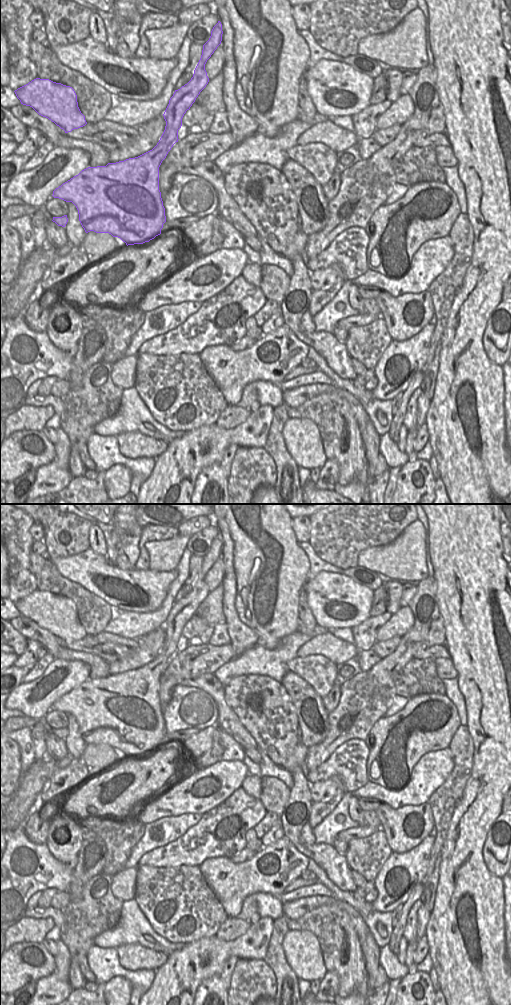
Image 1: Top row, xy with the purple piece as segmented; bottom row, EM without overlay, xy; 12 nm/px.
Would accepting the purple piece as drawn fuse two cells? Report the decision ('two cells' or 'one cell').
two cells

